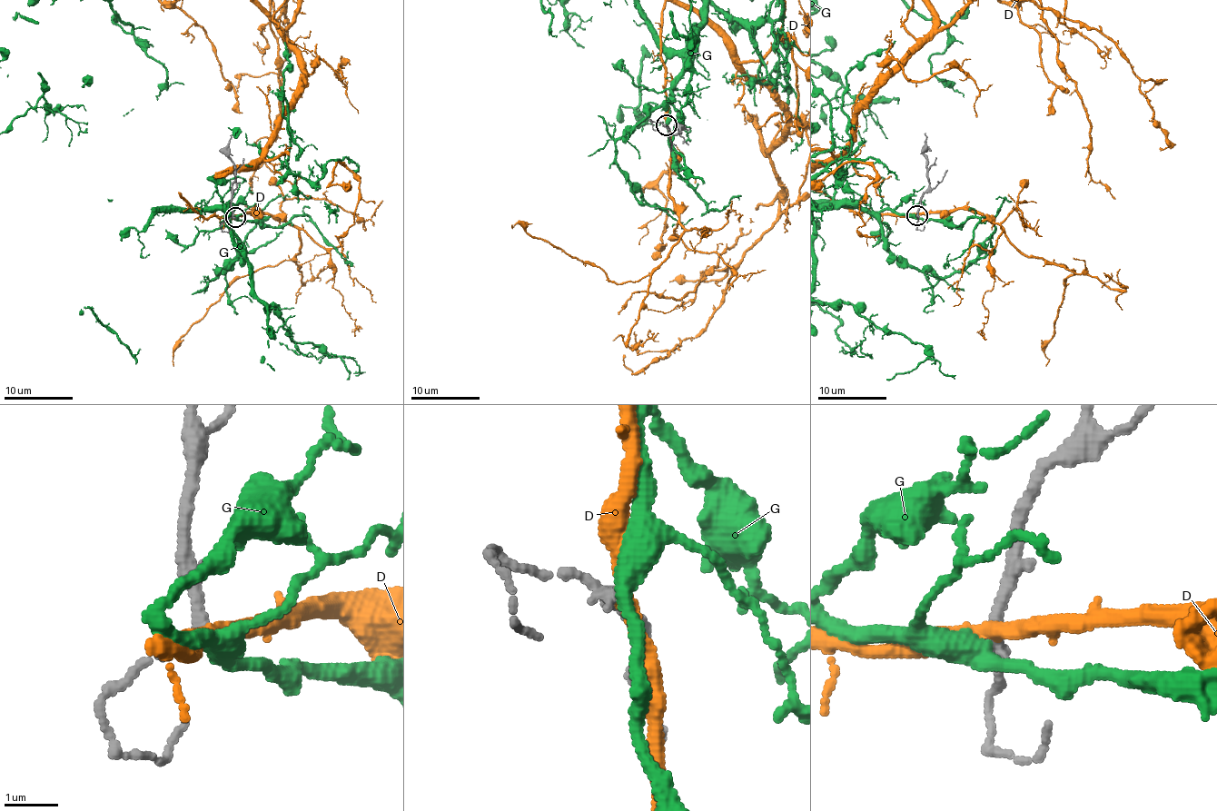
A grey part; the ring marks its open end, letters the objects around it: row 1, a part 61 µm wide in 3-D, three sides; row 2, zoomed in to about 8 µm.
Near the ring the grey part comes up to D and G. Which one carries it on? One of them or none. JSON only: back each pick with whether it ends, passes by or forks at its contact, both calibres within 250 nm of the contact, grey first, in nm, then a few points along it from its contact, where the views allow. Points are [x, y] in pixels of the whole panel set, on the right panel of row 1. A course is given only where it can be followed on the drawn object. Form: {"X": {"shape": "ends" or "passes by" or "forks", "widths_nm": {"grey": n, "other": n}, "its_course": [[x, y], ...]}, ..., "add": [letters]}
{"G": {"shape": "passes by", "widths_nm": {"grey": 180, "other": 380}}, "add": ["G"]}

